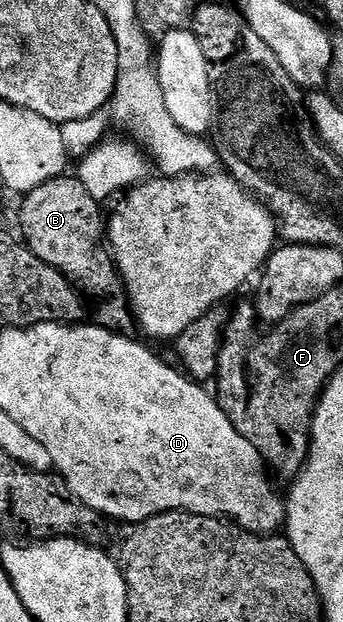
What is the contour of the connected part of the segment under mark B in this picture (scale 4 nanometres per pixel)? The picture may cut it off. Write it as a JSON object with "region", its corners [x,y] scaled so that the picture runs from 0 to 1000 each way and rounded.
{"region":[[[224,285],[195,286],[131,291],[131,297],[108,297],[108,304],[64,315],[67,334],[55,339],[55,365],[67,370],[64,389],[99,410],[120,413],[131,426],[155,426],[155,432],[175,436],[230,463],[259,482],[262,492],[265,487],[277,492],[274,518],[286,524],[350,535],[391,534],[399,521],[391,506],[382,505],[382,486],[359,457],[359,445],[338,432],[335,420],[306,389],[306,339],[300,346],[294,326],[274,320],[271,312],[248,304],[248,297]]]}

